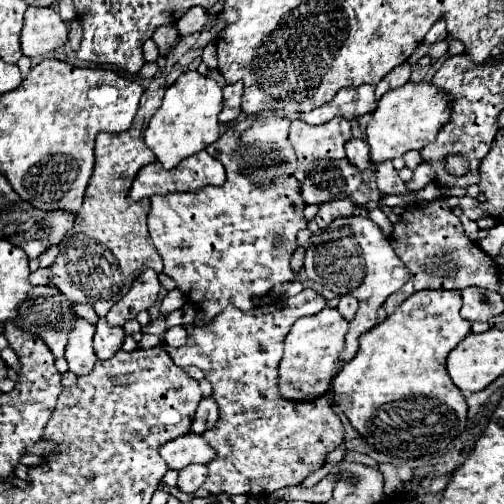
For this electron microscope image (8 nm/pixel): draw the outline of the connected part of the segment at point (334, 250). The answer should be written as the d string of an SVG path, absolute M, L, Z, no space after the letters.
M350 215L350 217L334 219L328 225L328 229L318 233L318 243L308 247L304 269L310 281L324 285L326 289L338 295L352 295L360 303L356 317L350 323L350 329L346 333L346 349L342 355L344 363L356 355L358 337L378 323L376 321L378 307L386 301L388 295L398 291L408 281L408 269L404 267L404 263L400 263L388 239L368 215L364 217Z

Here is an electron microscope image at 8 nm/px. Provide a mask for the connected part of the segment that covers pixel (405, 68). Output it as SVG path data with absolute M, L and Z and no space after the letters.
M402 63L400 67L394 67L378 85L376 85L376 99L380 99L386 91L398 89L410 79L410 63Z

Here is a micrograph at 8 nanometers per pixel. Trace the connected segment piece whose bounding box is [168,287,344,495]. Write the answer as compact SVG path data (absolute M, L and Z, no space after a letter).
M310 287L302 289L302 293L298 293L298 295L294 295L294 297L282 299L280 303L276 303L276 305L272 305L272 307L268 307L268 309L256 309L254 313L242 313L242 311L236 309L236 307L226 307L220 315L216 315L216 319L214 319L208 327L200 327L200 329L196 327L196 329L192 331L192 335L188 337L186 345L182 345L182 347L168 347L168 355L172 357L172 361L174 361L178 367L196 365L196 367L200 367L200 369L204 371L204 377L212 383L214 397L216 397L216 403L218 403L218 409L220 409L220 417L218 417L216 425L214 425L212 429L208 429L208 431L202 433L204 441L216 451L216 457L208 463L208 479L206 479L206 483L202 485L202 489L206 489L206 491L210 491L210 493L220 493L220 491L224 491L224 493L228 493L228 495L236 495L236 493L242 493L242 495L270 495L270 493L274 493L274 491L278 491L278 489L292 487L292 485L300 485L302 479L304 479L308 473L312 473L314 469L318 469L318 467L322 465L326 453L330 453L330 451L334 451L336 447L340 447L340 443L342 443L342 439L344 439L344 427L342 427L338 415L332 411L330 401L328 401L326 395L320 397L320 399L316 399L316 401L312 401L312 403L292 403L290 399L280 399L280 395L278 395L278 363L280 363L282 351L284 351L284 337L288 335L290 327L292 327L300 317L316 315L316 313L320 313L324 307L326 307L326 299L324 299L320 293L316 293L314 289L310 289Z

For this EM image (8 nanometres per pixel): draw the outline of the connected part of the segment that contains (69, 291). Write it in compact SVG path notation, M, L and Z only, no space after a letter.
M156 77L144 91L140 99L140 109L134 117L134 123L124 133L100 133L96 137L96 163L90 183L86 187L82 209L76 215L74 227L66 233L60 243L60 253L52 263L52 283L72 301L72 303L88 303L94 311L104 317L112 303L122 299L136 279L140 271L154 269L162 271L162 257L158 255L148 229L146 215L150 201L134 201L128 197L128 189L136 177L136 173L156 161L154 153L144 143L144 129L164 97L164 79Z

